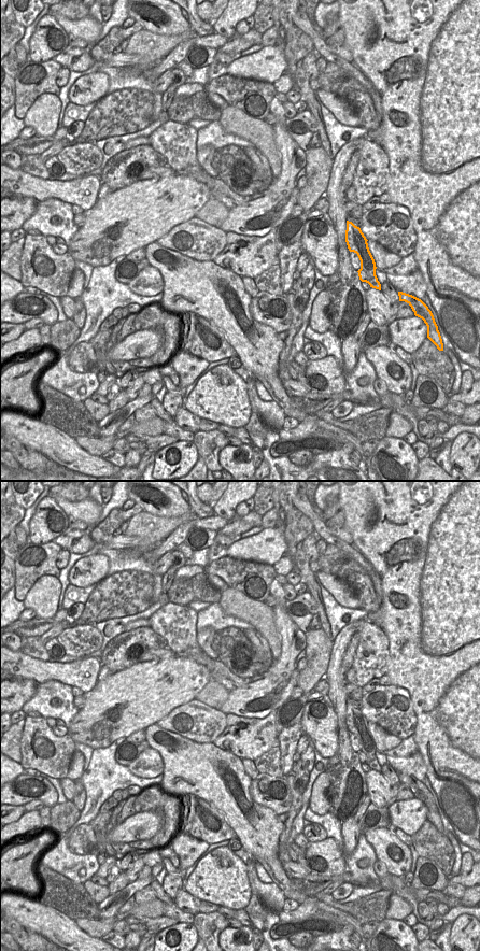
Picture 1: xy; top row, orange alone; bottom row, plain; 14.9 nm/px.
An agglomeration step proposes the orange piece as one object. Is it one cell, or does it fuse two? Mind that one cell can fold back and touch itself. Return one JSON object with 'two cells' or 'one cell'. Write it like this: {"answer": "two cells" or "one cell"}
{"answer": "two cells"}

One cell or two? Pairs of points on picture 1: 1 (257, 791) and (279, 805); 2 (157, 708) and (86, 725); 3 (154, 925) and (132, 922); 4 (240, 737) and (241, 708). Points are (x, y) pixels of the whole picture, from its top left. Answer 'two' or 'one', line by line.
1: one
2: one
3: one
4: two

